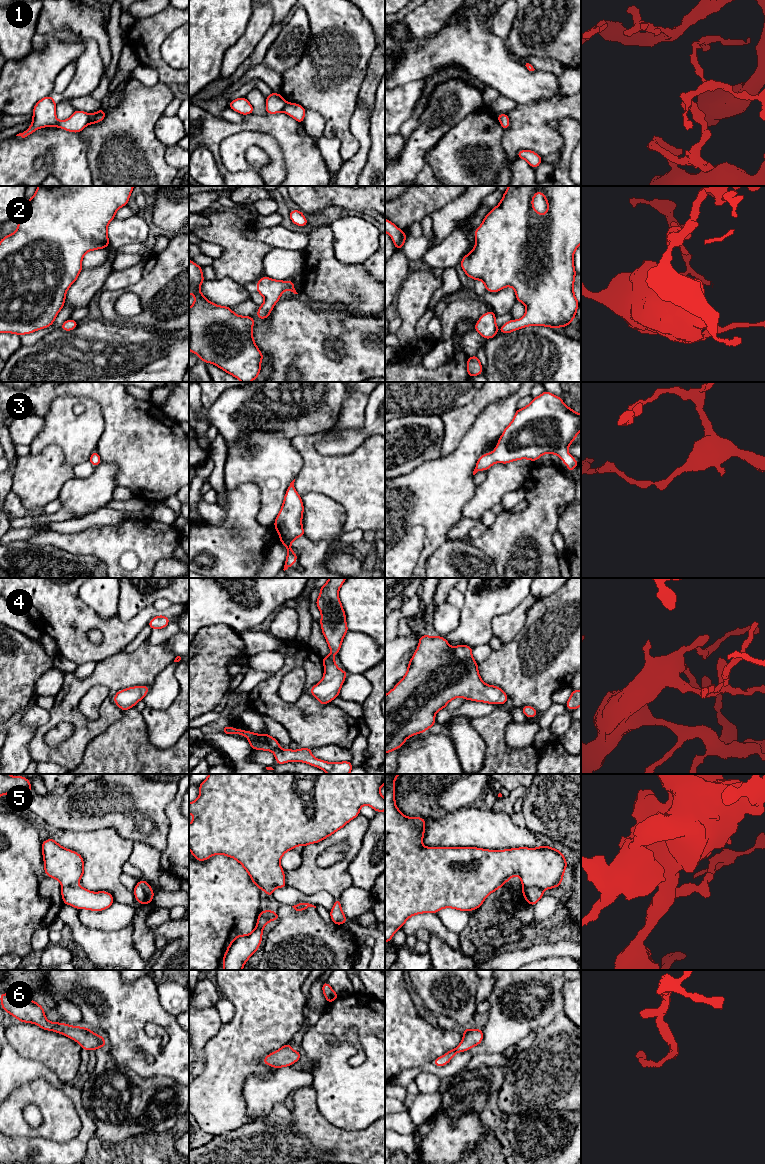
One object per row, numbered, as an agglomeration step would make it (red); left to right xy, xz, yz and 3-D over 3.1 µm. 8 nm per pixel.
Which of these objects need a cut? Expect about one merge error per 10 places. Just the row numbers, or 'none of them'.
1, 5

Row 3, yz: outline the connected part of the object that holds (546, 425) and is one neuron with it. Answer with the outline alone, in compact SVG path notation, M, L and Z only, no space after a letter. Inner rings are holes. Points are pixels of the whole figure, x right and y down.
M545 390L541 395L532 399L531 403L522 409L517 409L514 419L504 429L496 448L491 453L479 457L473 475L478 471L487 470L495 463L507 464L520 459L536 462L544 454L555 454L568 467L568 472L577 468L578 462L569 455L568 446L574 442L581 431L581 414L568 408L561 397Z

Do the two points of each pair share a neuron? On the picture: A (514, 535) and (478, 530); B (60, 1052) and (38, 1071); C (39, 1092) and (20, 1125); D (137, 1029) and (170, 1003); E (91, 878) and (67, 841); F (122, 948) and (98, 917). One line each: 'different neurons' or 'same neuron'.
A: different neurons
B: different neurons
C: same neuron
D: different neurons
E: same neuron
F: different neurons

